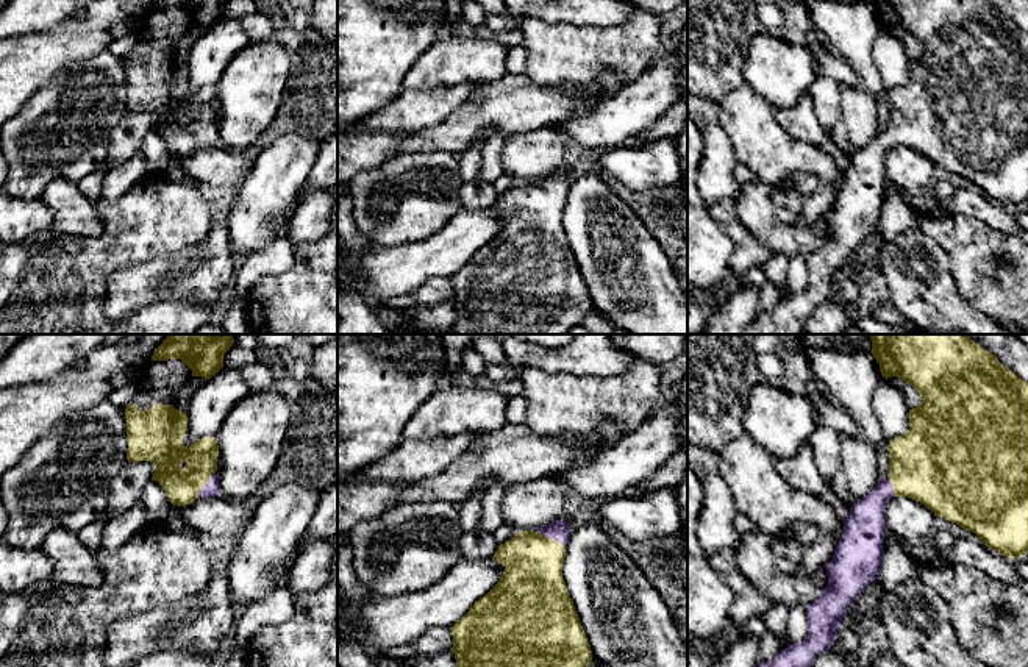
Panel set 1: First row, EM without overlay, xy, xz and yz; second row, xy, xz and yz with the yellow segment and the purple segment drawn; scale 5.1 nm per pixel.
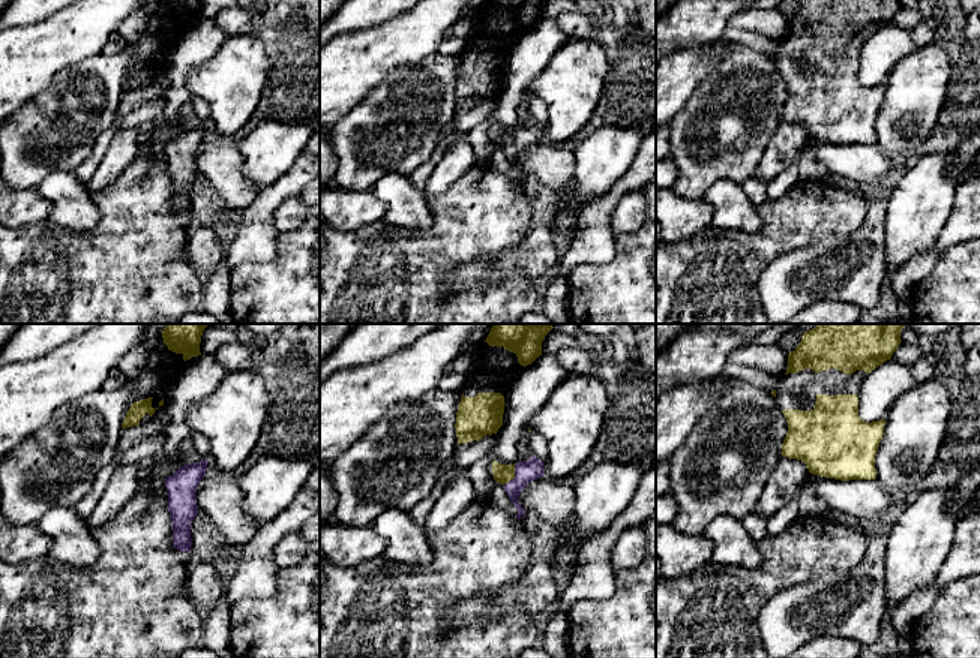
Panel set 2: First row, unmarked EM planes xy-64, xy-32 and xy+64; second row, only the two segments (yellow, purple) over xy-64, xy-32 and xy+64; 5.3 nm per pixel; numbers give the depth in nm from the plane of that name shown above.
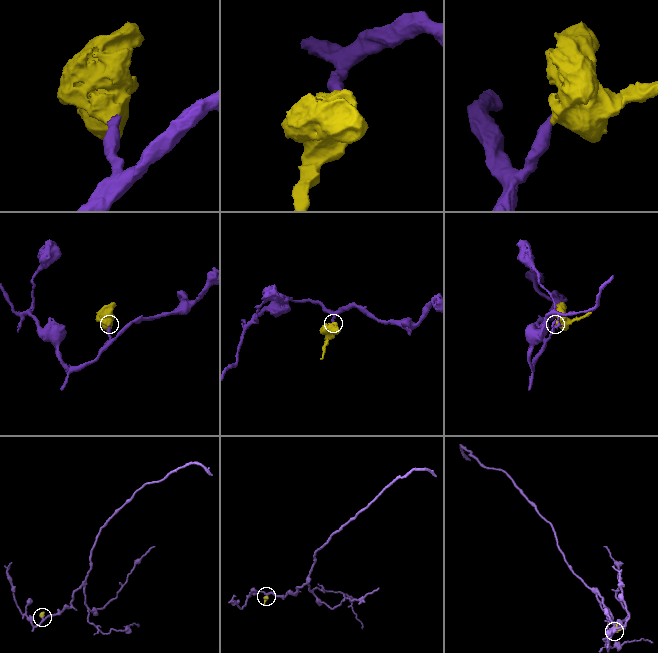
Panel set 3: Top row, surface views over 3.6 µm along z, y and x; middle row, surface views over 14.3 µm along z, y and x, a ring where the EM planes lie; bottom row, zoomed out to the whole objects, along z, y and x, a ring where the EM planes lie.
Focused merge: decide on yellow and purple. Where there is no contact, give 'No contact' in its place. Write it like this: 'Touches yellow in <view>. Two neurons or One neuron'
Touches yellow in xz. One neuron

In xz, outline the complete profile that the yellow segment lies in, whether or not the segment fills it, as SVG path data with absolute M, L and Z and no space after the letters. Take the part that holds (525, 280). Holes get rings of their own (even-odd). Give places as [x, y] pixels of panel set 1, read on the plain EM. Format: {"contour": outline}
{"contour": "M555 170L537 181L519 181L498 195L492 206L505 217L500 231L452 278L456 320L452 334L567 334L592 312L592 300L562 228L566 195L570 189L566 170Z"}

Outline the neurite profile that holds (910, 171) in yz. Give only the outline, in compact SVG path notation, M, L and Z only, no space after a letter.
M894 147L884 158L887 183L908 194L920 194L933 186L934 162L920 152Z

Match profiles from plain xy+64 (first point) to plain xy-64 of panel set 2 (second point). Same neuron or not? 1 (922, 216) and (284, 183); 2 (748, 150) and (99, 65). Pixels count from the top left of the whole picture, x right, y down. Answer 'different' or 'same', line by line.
1: different
2: same

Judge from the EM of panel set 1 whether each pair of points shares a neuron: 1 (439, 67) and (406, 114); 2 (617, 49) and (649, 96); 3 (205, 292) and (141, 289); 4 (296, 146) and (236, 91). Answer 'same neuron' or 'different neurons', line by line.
1: different neurons
2: different neurons
3: same neuron
4: different neurons

